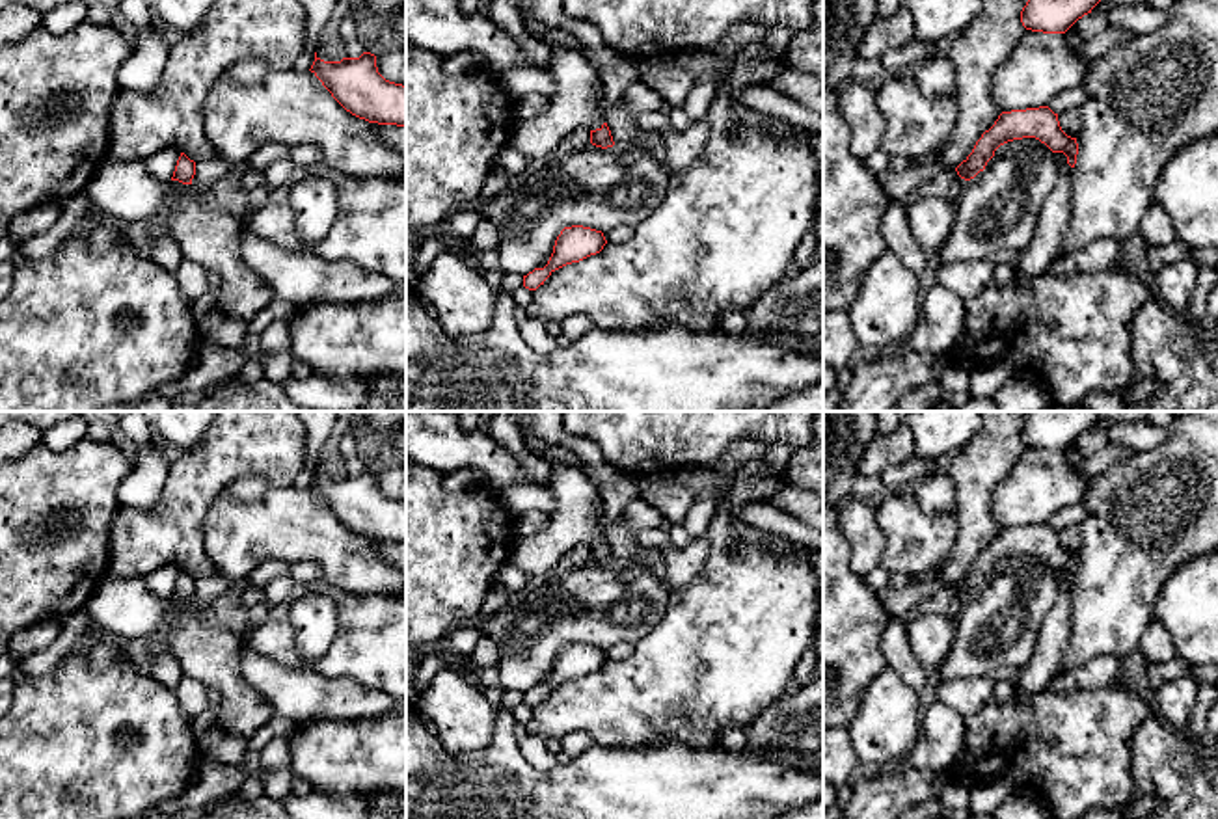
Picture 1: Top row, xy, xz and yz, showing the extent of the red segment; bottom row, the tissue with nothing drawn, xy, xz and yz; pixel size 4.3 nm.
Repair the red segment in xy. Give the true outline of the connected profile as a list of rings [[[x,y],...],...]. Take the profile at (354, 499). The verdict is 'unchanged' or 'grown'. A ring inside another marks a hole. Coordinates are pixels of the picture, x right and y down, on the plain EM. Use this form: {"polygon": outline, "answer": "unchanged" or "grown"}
{"polygon": [[[315,469],[309,488],[352,532],[369,540],[406,544],[406,503],[386,497],[378,490],[374,471],[324,478]]], "answer": "unchanged"}

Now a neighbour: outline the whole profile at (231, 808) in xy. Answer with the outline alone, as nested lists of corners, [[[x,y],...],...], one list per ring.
[[[266,795],[248,802],[242,799],[225,799],[210,808],[201,819],[292,819],[281,802]]]

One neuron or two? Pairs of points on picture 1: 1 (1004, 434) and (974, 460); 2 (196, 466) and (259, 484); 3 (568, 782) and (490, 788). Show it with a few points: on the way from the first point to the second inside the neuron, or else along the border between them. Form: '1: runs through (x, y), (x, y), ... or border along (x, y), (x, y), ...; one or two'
1: runs through (997, 442), (982, 456); one
2: border along (272, 486), (259, 475), (241, 475), (220, 492); two
3: runs through (550, 788), (509, 788); one

